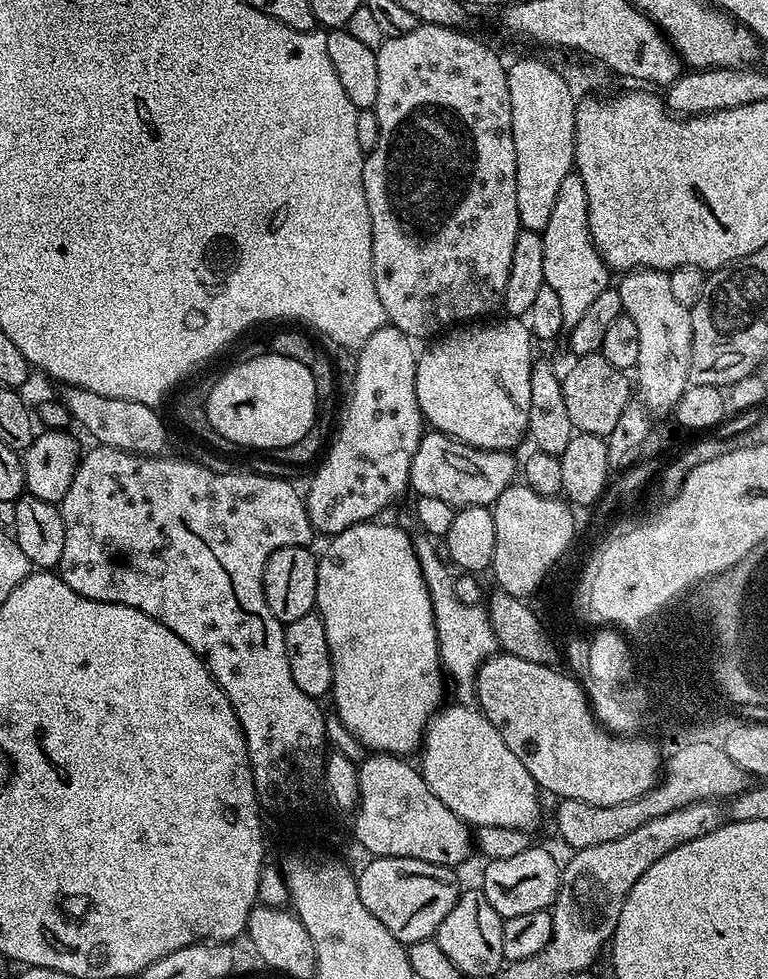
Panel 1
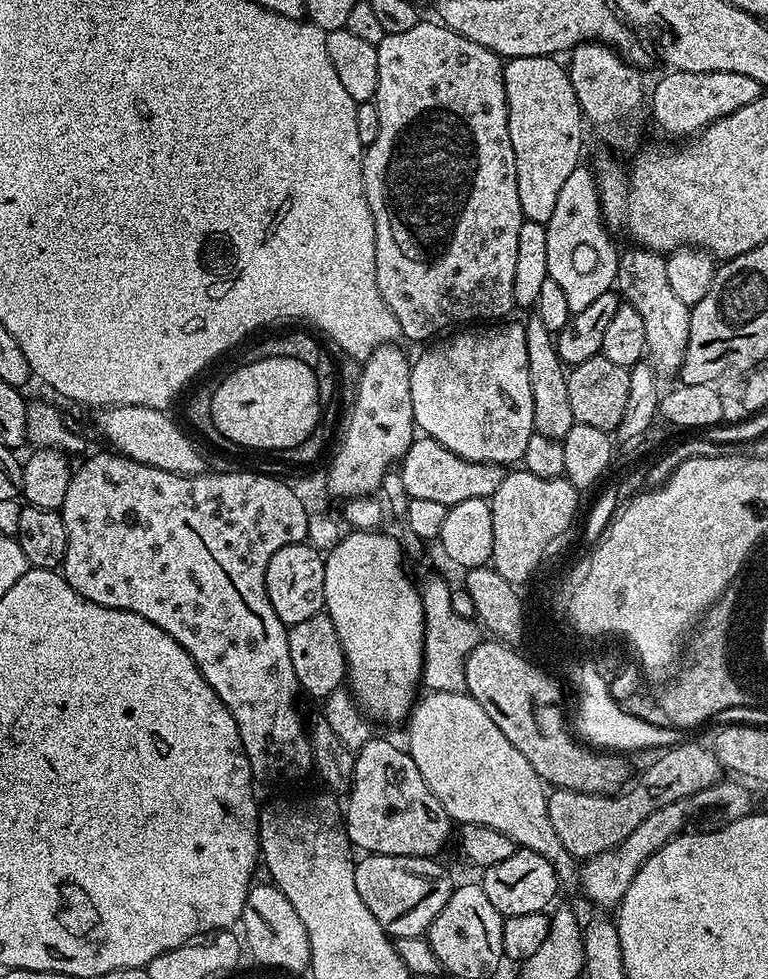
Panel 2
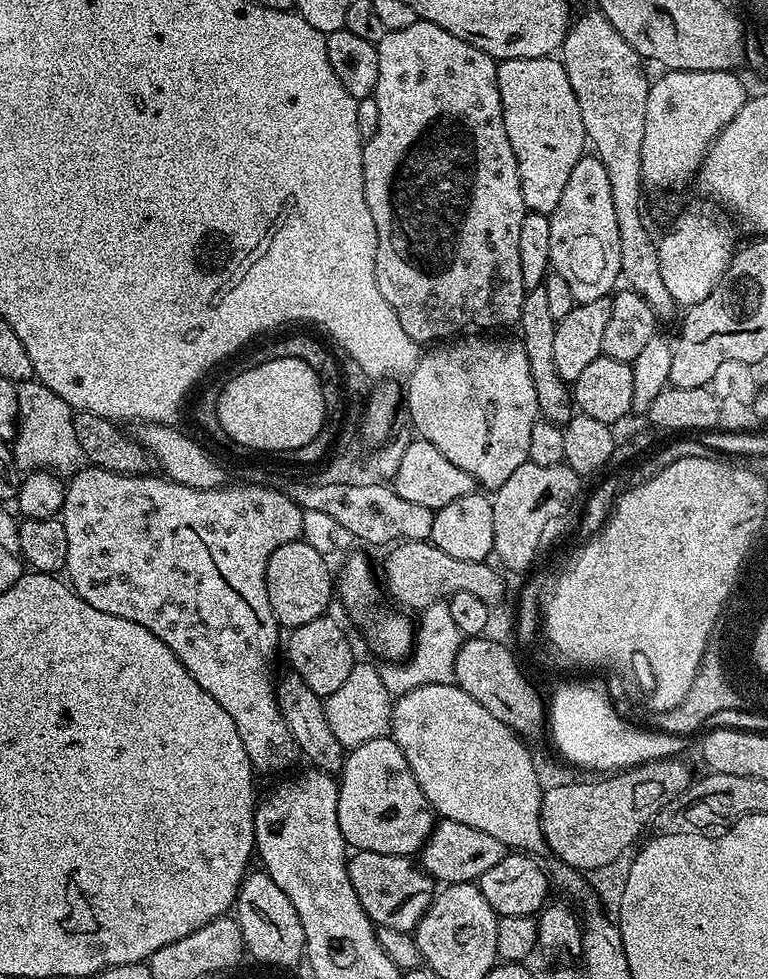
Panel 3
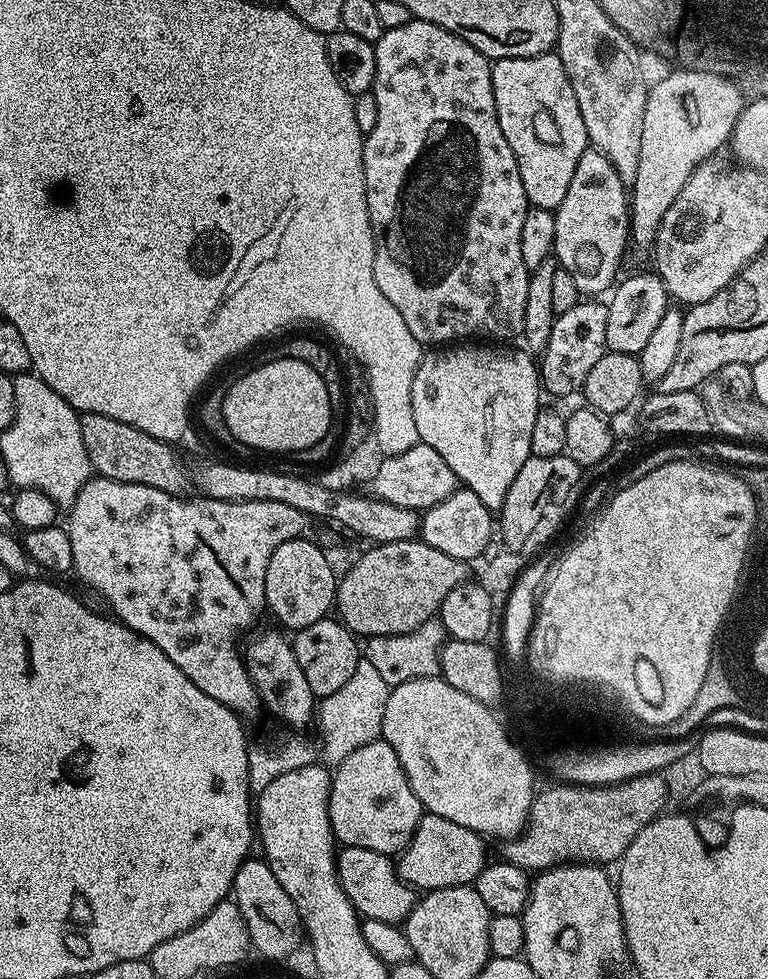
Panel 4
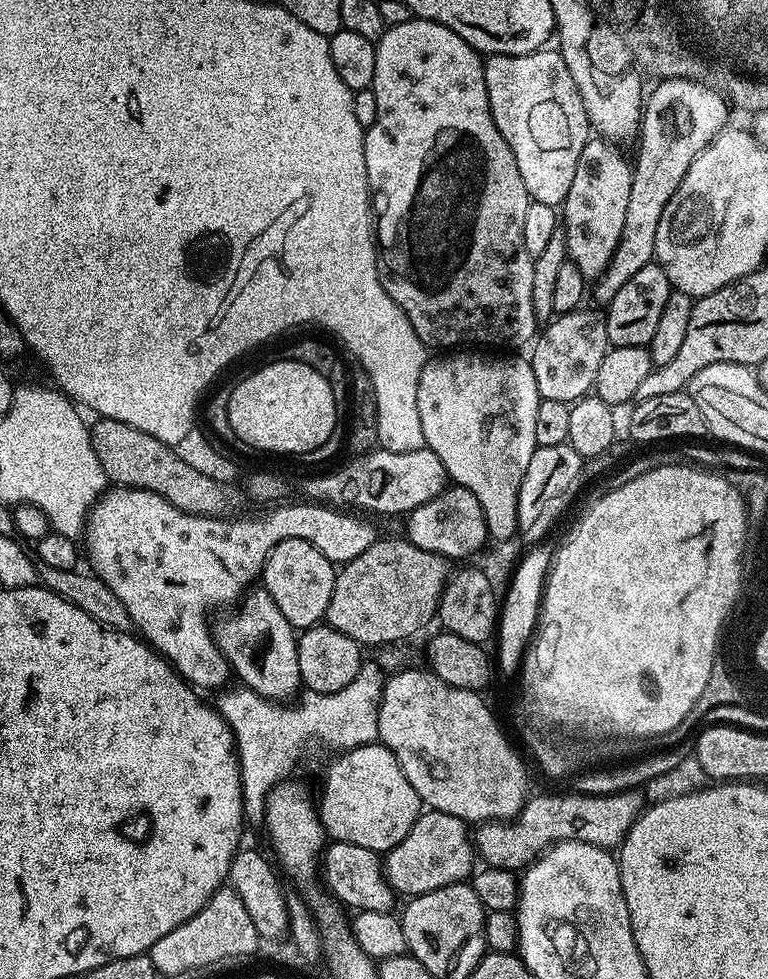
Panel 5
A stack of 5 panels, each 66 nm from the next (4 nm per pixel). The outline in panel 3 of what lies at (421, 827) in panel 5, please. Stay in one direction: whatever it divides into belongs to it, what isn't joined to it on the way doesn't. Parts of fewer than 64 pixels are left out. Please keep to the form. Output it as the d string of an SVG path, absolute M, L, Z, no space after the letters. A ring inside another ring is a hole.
M440 818L418 853L418 864L424 875L431 876L437 885L471 884L479 881L486 870L502 862L505 854L506 845L498 842L498 838L493 838L491 834L486 834L486 830L474 830L474 826Z

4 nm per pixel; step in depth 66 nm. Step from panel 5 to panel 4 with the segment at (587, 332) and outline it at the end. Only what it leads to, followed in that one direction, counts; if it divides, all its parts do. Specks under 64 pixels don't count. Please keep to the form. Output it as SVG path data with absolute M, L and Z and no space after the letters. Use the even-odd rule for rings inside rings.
M588 298L579 304L570 306L570 310L559 313L554 322L554 330L550 330L550 342L542 350L544 357L539 357L538 367L540 369L540 382L545 393L552 396L572 396L581 391L586 382L590 370L598 363L598 358L608 351L606 346L606 314L608 313L607 303L596 298Z

